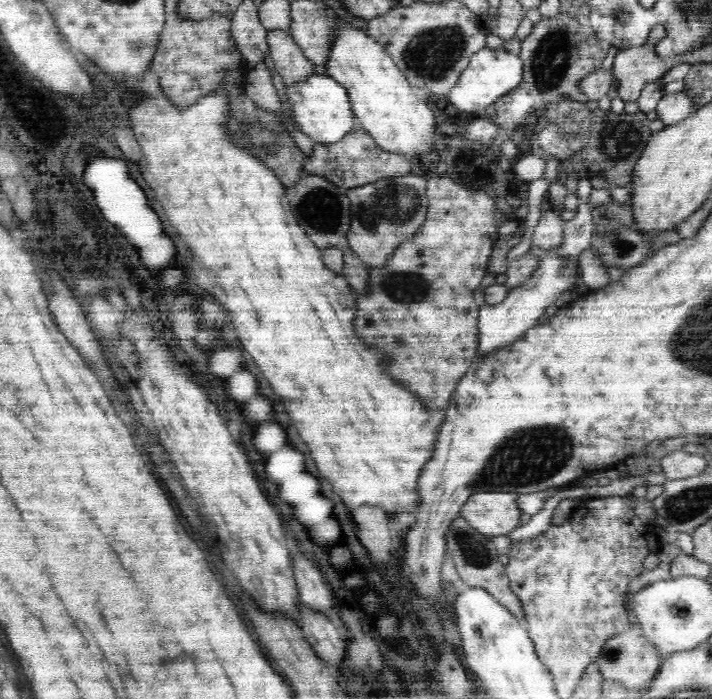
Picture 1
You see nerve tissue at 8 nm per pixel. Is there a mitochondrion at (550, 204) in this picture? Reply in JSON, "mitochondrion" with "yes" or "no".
{"mitochondrion":"no"}

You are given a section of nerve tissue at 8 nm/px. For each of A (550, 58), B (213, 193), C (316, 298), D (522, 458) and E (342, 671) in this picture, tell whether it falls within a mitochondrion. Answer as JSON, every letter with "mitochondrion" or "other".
{"A":"mitochondrion","B":"other","C":"other","D":"mitochondrion","E":"other"}

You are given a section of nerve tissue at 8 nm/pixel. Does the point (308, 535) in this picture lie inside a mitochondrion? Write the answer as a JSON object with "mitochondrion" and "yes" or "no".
{"mitochondrion":"no"}

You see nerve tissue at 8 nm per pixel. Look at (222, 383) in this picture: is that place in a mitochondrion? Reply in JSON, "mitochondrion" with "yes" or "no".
{"mitochondrion":"no"}

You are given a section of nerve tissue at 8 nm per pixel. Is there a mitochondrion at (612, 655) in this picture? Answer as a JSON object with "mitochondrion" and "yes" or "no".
{"mitochondrion":"yes"}

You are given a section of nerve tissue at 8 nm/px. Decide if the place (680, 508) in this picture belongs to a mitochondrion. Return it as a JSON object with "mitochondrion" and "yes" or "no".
{"mitochondrion":"yes"}

